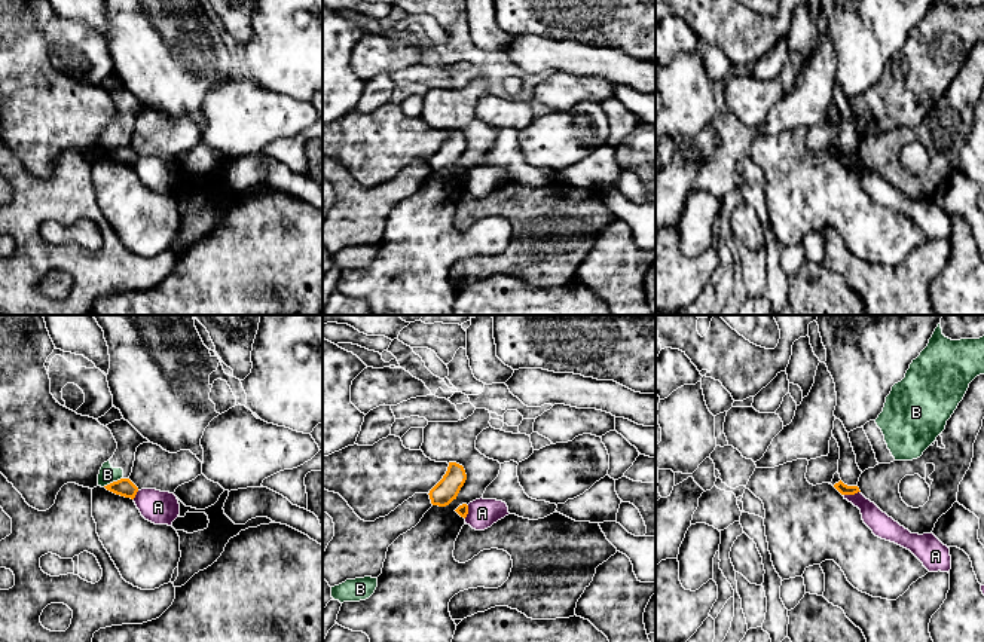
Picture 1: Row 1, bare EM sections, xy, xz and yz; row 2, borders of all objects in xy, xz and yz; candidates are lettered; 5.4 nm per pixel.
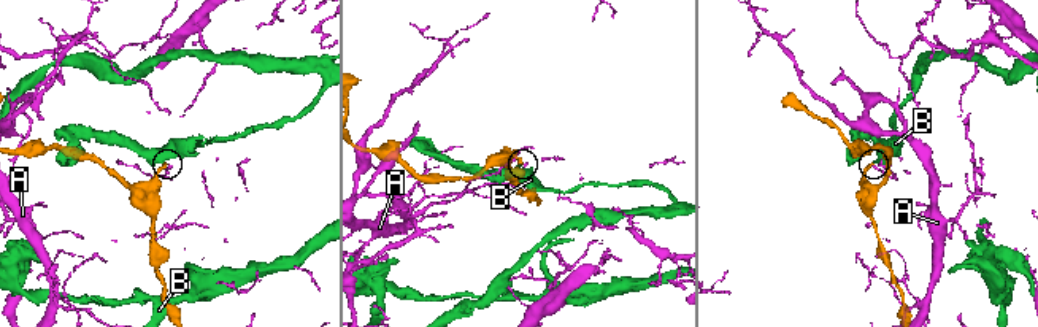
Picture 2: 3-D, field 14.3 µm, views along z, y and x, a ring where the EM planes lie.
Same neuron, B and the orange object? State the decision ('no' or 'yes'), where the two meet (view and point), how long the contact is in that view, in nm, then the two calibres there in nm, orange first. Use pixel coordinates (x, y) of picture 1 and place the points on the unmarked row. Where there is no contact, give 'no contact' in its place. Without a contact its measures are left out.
no; meets orange in xy at (113, 149); contact 120 nm long; 100 nm thick on the orange side, 100 nm on the other

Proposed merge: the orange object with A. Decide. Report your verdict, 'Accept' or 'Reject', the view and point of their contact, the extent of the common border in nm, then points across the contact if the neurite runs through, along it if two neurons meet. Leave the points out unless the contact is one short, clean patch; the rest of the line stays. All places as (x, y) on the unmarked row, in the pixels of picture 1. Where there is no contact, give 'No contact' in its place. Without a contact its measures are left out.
Reject. Touches orange at yz (850, 161). Shared border 100 nm. Boundary: yz (859, 158), (843, 162)

